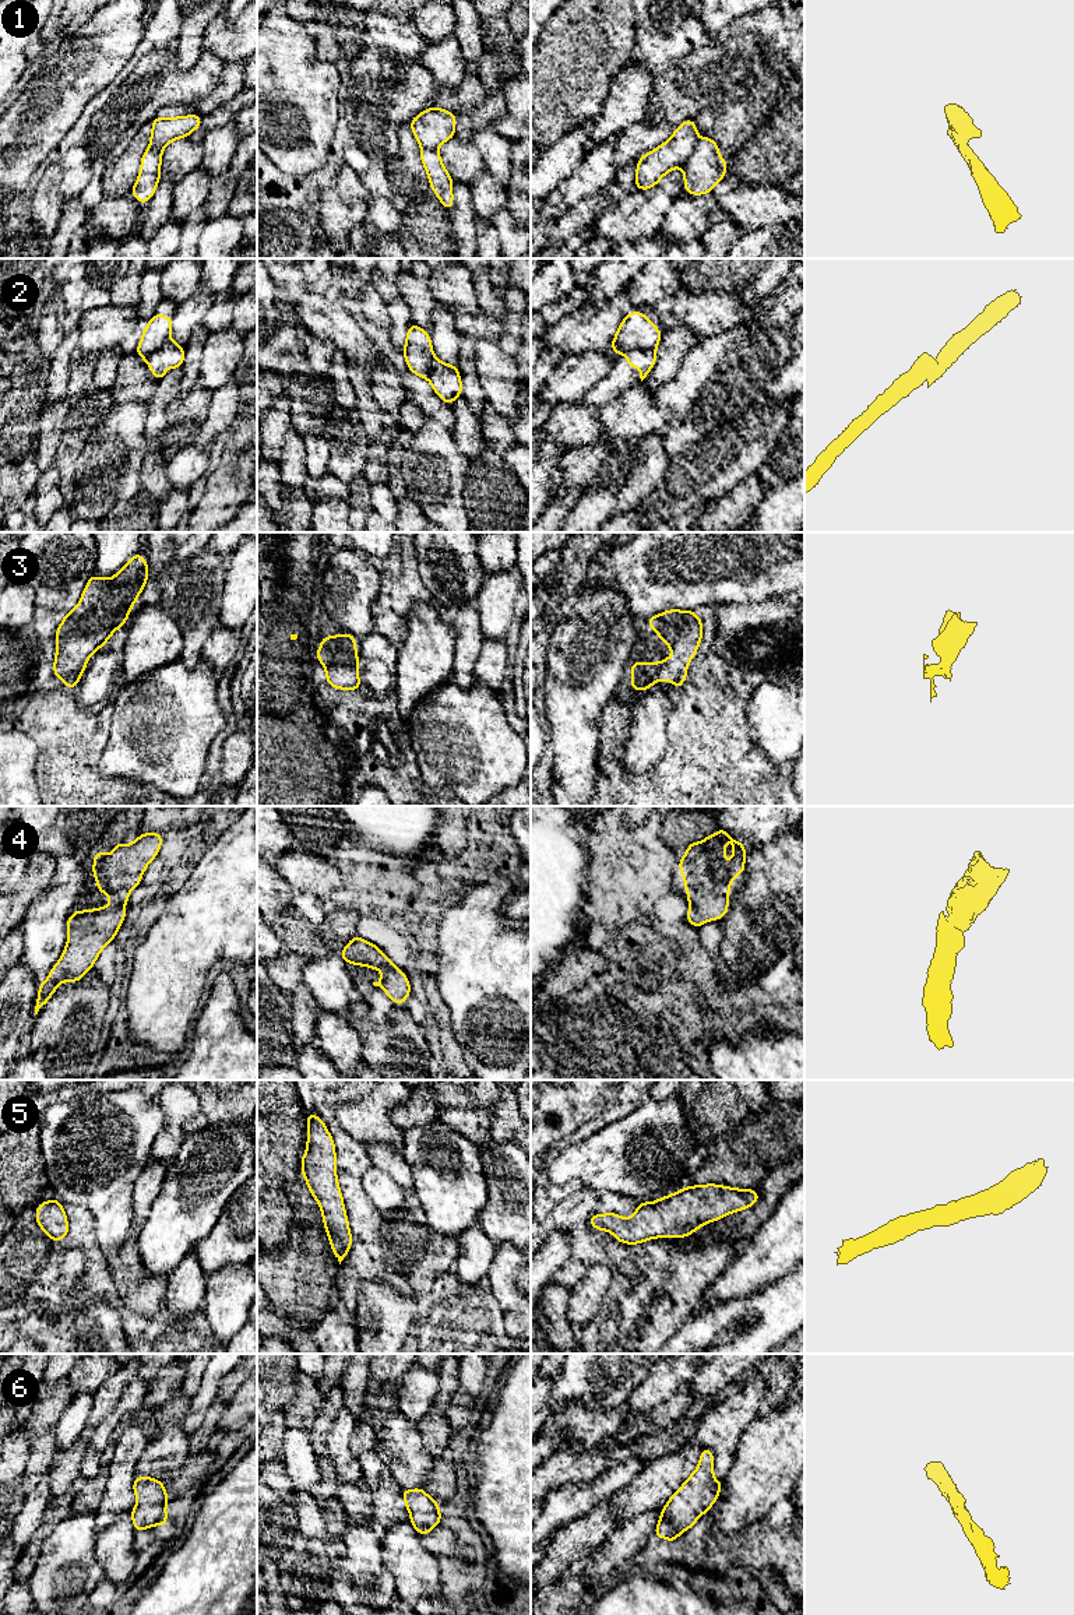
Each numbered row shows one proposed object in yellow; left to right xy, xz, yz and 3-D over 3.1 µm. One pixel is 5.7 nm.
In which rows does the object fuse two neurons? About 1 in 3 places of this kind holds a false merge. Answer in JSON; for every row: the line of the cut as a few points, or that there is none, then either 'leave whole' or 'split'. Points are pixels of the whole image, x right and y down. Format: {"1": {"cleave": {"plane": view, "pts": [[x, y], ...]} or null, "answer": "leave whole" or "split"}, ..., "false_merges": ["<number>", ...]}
{"1": {"cleave": {"plane": "yz", "pts": [[699, 140], [692, 155], [682, 166]]}, "answer": "split"}, "2": {"cleave": {"plane": "yz", "pts": [[655, 345], [634, 348], [627, 352]]}, "answer": "split"}, "3": {"cleave": null, "answer": "leave whole"}, "4": {"cleave": null, "answer": "leave whole"}, "5": {"cleave": null, "answer": "leave whole"}, "6": {"cleave": null, "answer": "leave whole"}, "false_merges": ["1", "2"]}

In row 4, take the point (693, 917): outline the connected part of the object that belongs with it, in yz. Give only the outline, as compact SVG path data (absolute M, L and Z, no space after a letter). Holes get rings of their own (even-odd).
M718 828L701 842L691 842L679 861L684 877L690 908L687 921L700 928L705 921L716 921L729 911L729 887L732 879L744 873L746 848L729 833ZM725 841L733 841L733 861L725 862Z

